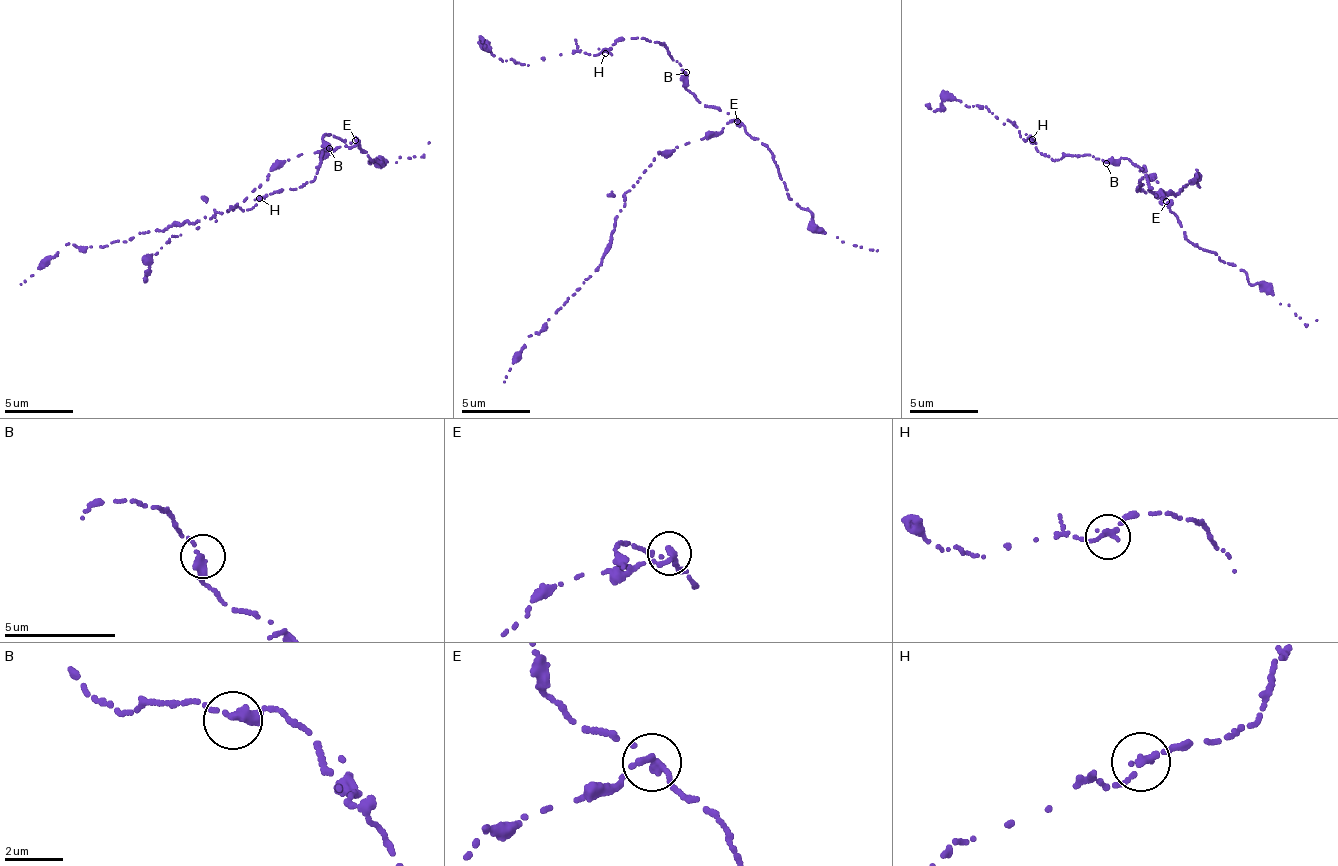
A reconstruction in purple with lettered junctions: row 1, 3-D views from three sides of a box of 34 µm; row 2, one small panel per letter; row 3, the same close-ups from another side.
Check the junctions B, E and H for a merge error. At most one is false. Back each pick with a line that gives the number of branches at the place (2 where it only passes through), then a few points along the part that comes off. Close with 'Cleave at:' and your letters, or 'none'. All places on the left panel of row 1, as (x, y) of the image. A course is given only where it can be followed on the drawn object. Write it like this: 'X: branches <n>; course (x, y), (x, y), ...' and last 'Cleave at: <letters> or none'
E: branches 1; course (356, 140), (278, 163), (260, 184), (232, 209), (99, 247), (66, 245), (21, 284)
Cleave at: E

